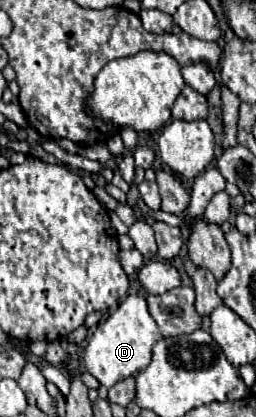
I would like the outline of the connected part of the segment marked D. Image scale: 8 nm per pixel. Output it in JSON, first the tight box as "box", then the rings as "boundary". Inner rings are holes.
{"box":[83,294,161,388],"boundary":[[[129,294],[119,308],[93,332],[91,340],[85,346],[83,362],[85,368],[101,382],[101,386],[111,388],[115,382],[135,376],[151,362],[151,348],[161,338],[157,322],[147,310],[147,302],[141,294]]]}

